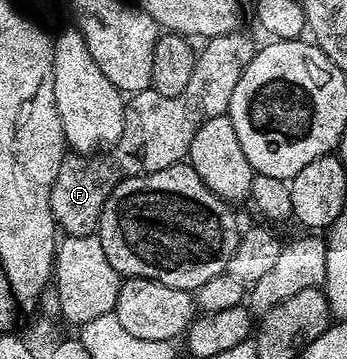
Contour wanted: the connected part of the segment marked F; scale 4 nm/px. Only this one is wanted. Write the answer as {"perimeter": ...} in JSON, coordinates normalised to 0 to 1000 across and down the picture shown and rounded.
{"perimeter":[[[686,78],[588,120],[591,142],[582,136],[568,153],[550,226],[516,267],[470,267],[438,245],[380,265],[360,298],[360,365],[311,423],[288,435],[210,423],[176,448],[147,524],[147,591],[190,655],[265,655],[308,546],[320,546],[352,496],[386,496],[513,460],[542,432],[571,357],[602,329],[657,318],[677,234],[689,234],[689,212],[700,212],[712,178],[746,136],[726,100],[700,86]]]}

